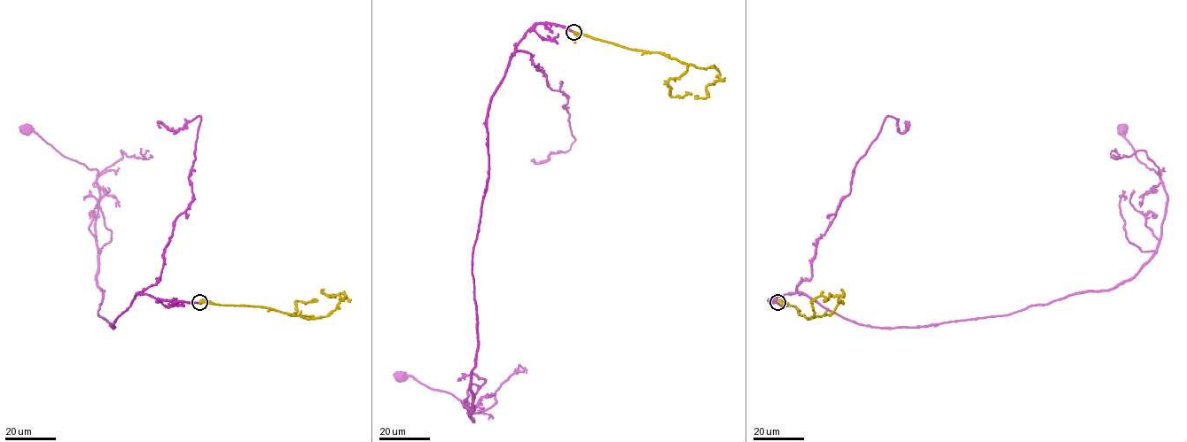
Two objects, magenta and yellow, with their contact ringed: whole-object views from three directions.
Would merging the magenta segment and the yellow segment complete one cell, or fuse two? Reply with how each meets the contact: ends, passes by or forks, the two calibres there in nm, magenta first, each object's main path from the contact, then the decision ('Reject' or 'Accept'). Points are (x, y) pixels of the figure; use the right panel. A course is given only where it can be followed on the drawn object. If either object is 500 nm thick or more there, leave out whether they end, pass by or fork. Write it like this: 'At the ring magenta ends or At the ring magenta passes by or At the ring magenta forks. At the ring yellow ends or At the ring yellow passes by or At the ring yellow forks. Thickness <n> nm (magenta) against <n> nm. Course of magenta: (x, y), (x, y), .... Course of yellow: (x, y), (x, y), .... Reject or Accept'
At the ring magenta ends. At the ring yellow ends. Thickness 320 nm (magenta) against 360 nm. Course of magenta: (777, 302), (769, 300), (802, 293), (892, 328), (1111, 290), (1156, 250), (1167, 199), (1124, 130). Course of yellow: (777, 302), (793, 306), (808, 318), (813, 316), (812, 300), (843, 297), (841, 289). Accept

